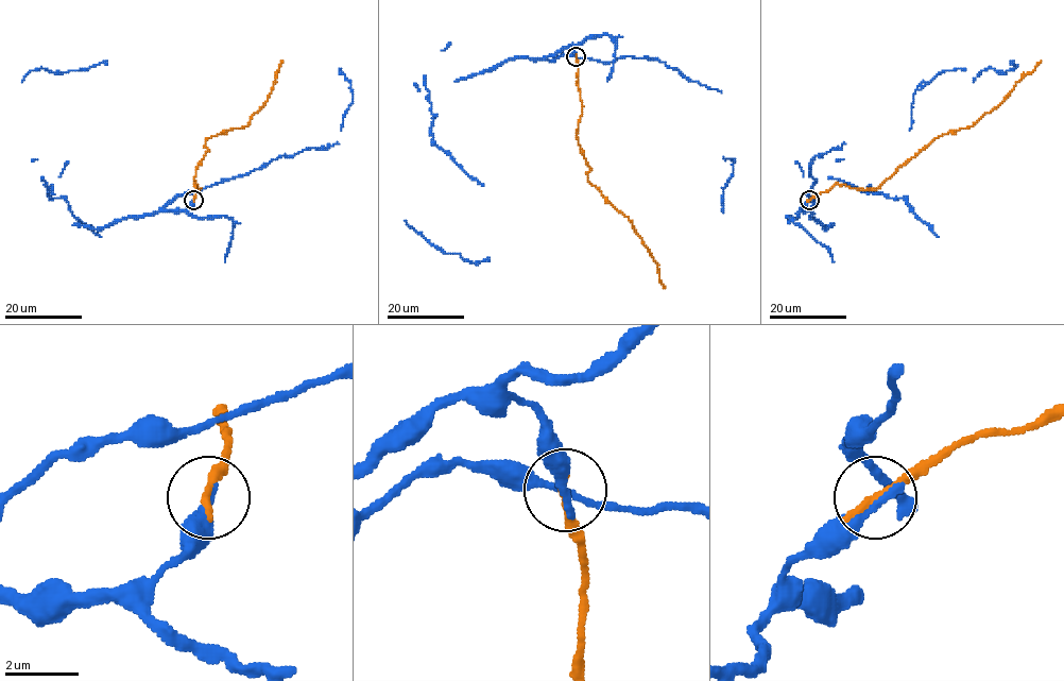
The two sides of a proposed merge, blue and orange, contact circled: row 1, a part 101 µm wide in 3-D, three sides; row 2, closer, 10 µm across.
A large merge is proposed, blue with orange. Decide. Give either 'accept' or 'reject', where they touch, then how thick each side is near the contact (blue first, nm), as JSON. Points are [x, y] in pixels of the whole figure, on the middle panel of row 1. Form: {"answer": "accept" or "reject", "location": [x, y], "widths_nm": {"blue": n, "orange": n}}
{"answer": "reject", "location": [576, 56], "widths_nm": {"blue": 360, "orange": 240}}

